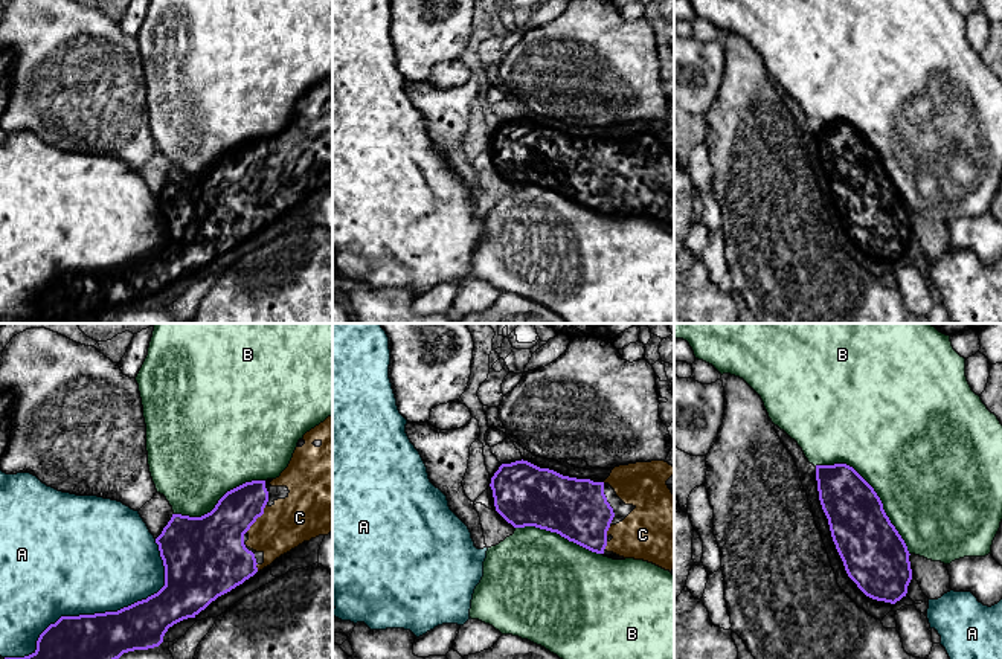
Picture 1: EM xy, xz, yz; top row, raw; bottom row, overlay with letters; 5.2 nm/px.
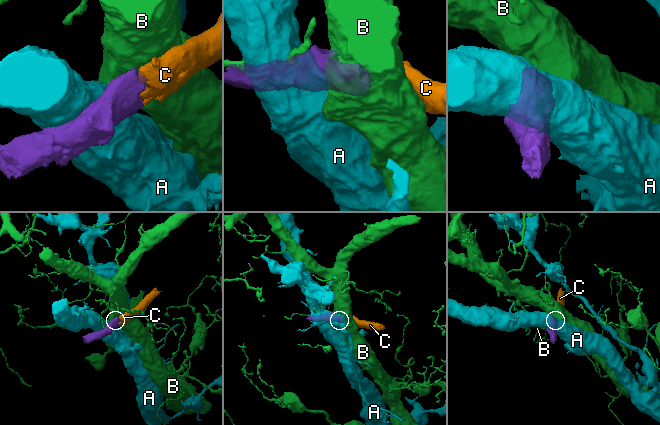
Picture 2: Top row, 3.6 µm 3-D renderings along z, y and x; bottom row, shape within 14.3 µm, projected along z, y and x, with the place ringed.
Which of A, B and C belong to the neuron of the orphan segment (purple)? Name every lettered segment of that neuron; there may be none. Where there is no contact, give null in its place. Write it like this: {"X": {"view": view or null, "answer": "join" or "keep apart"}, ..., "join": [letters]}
{"A": {"view": "xy", "answer": "keep apart"}, "B": {"view": "yz", "answer": "keep apart"}, "C": {"view": "xy", "answer": "join"}, "join": ["C"]}

